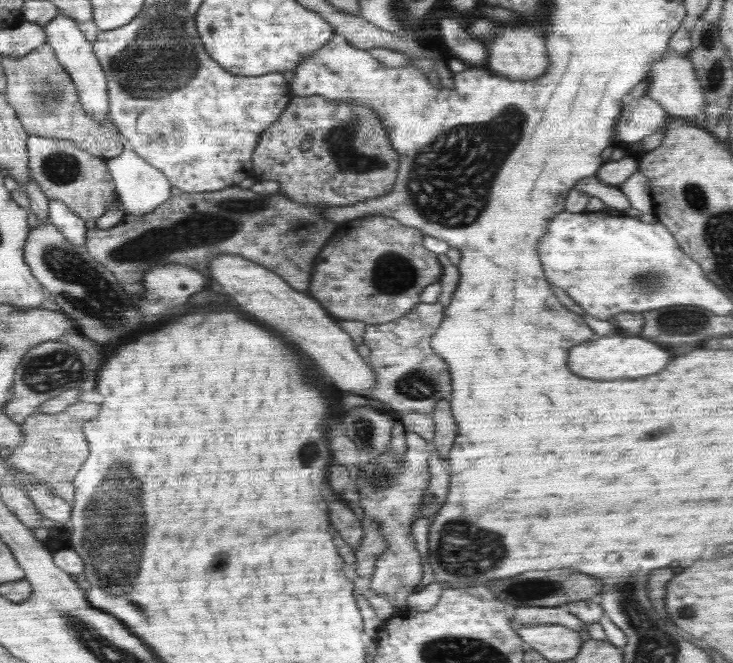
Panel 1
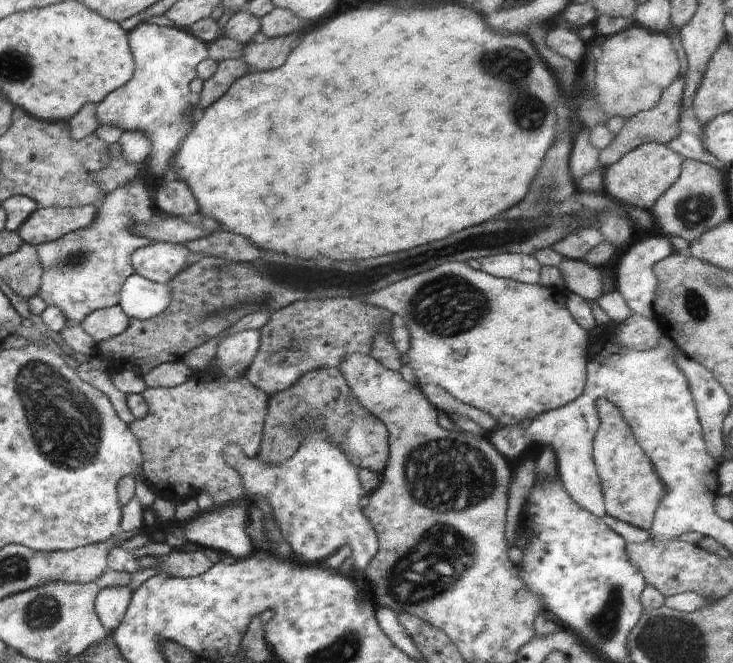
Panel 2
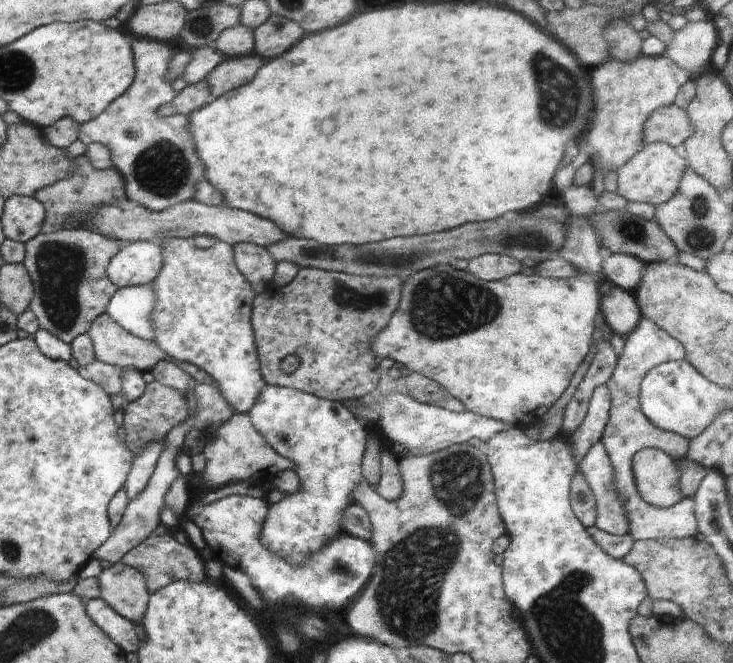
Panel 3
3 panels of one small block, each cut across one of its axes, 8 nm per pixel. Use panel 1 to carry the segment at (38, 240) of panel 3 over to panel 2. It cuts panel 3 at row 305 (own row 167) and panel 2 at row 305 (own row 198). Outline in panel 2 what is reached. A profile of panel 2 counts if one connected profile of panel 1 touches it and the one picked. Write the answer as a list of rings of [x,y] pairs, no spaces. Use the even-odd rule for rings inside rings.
[[[146,162],[141,164],[140,174],[131,183],[115,188],[98,204],[99,209],[93,223],[69,232],[62,239],[35,245],[41,264],[43,264],[42,286],[38,292],[40,298],[47,302],[47,306],[59,306],[68,320],[74,320],[80,324],[96,309],[118,305],[123,284],[136,273],[136,268],[132,264],[132,255],[140,247],[147,247],[155,243],[155,240],[144,235],[137,235],[133,231],[137,225],[149,225],[157,217],[156,208],[148,191],[155,185],[155,179],[144,164]]]

